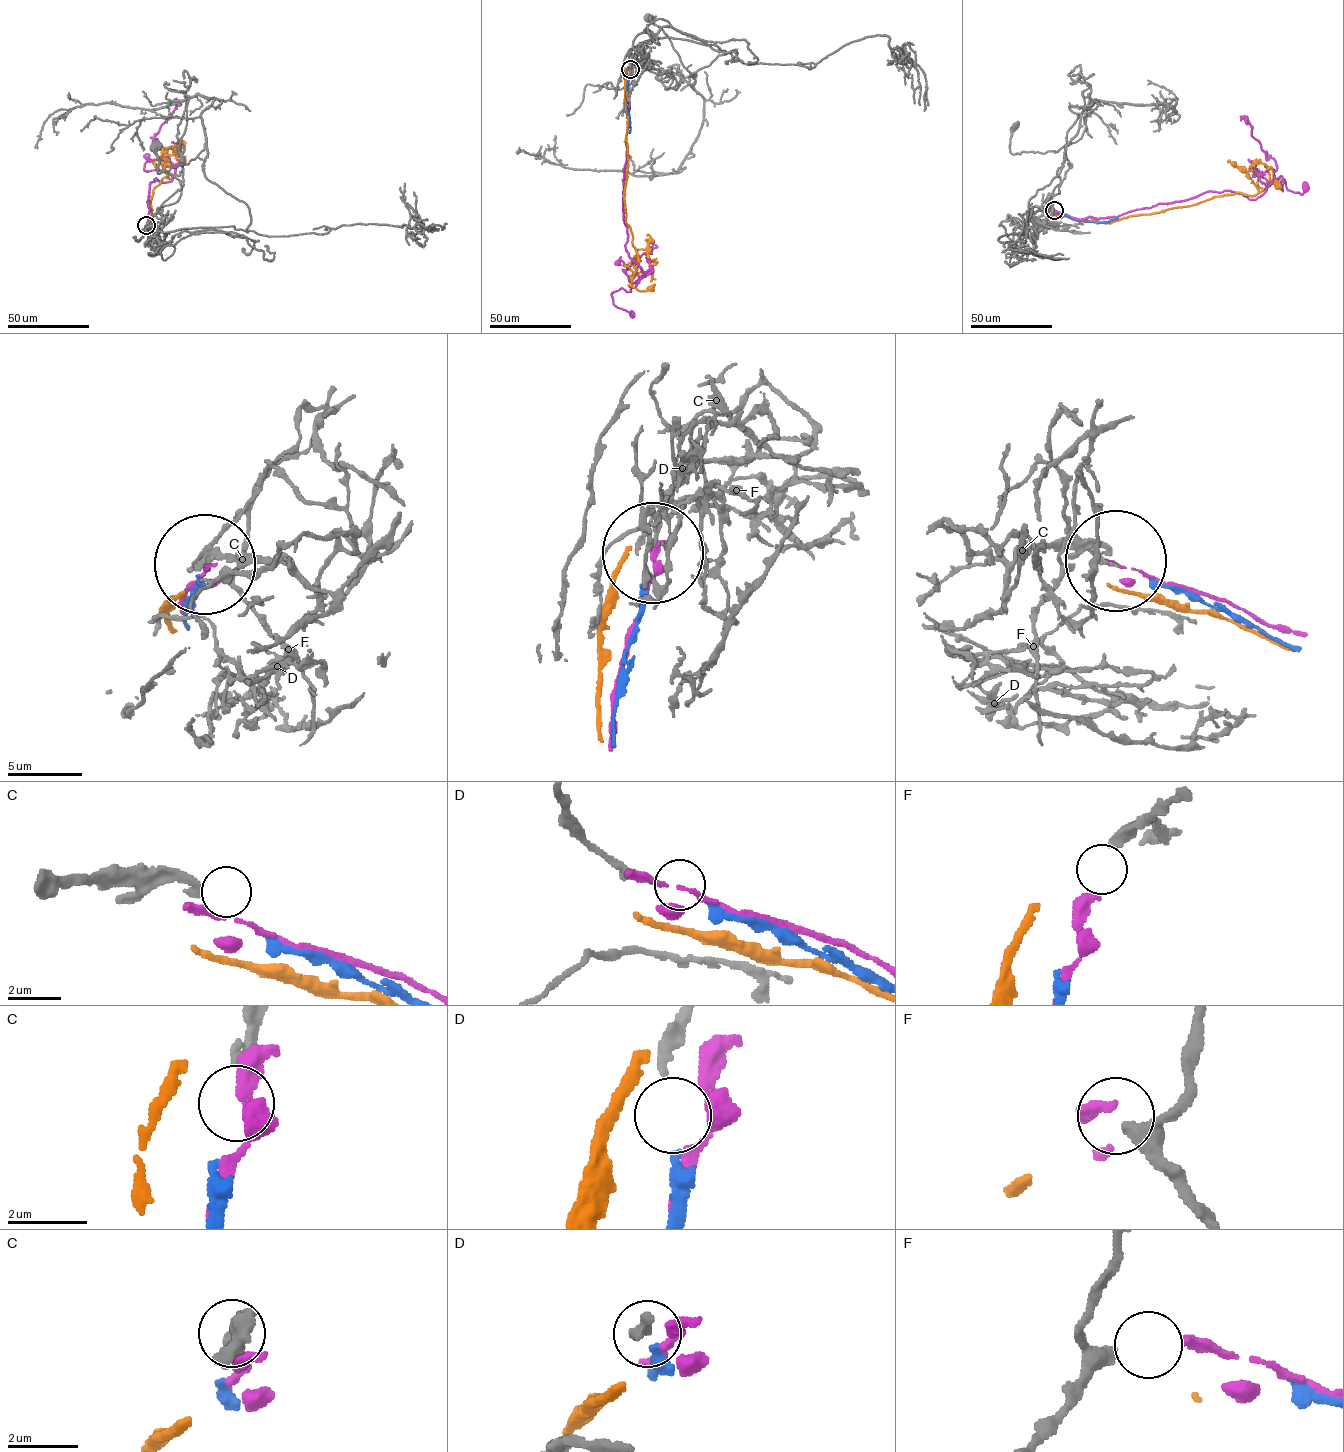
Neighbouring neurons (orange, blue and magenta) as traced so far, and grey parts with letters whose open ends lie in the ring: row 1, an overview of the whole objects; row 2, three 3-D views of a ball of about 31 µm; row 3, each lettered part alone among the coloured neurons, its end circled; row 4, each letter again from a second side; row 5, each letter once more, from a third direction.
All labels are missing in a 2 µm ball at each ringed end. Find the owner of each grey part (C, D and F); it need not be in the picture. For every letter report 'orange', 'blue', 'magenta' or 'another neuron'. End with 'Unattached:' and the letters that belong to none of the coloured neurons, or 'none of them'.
C: another neuron
D: blue
F: magenta
Unattached: C

